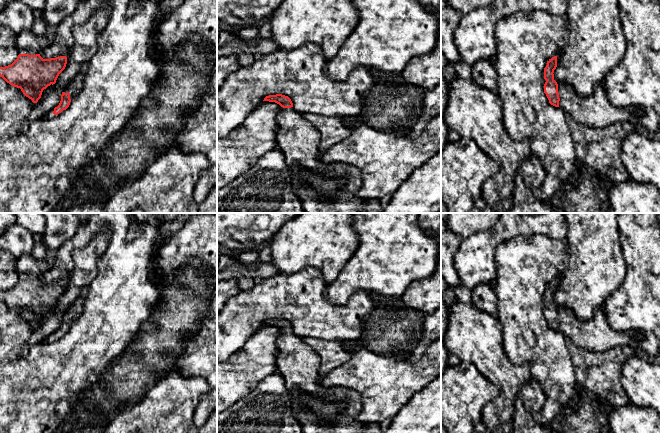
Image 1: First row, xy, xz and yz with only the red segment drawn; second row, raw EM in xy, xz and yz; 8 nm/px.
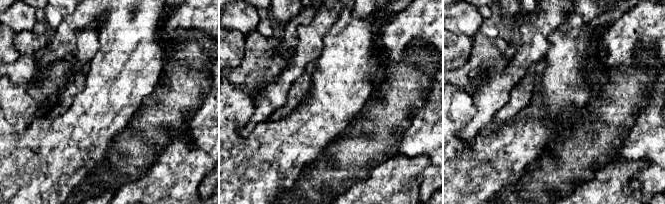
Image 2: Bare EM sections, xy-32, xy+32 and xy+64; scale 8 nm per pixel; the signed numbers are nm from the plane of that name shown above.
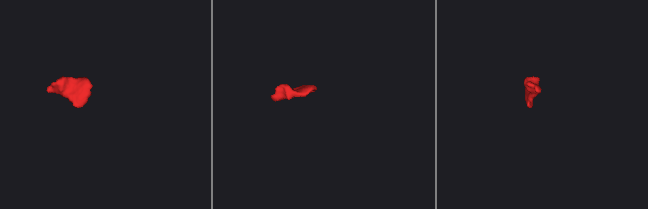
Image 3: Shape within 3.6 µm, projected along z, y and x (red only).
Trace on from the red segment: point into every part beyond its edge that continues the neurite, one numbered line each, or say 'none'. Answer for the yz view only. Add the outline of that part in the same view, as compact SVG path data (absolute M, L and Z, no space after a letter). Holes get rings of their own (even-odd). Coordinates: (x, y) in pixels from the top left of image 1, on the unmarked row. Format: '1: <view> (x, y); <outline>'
1: yz (596, 334); M557 306L559 331L579 347L594 352L604 352L616 346L634 346L642 337L640 332L622 332L610 326L604 307L597 308L588 321L577 318L574 312L564 306Z

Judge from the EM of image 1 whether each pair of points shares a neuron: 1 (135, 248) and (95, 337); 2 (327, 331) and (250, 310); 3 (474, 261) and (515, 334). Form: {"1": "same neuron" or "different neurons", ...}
{"1": "same neuron", "2": "same neuron", "3": "different neurons"}

